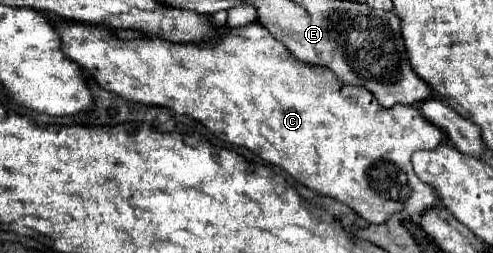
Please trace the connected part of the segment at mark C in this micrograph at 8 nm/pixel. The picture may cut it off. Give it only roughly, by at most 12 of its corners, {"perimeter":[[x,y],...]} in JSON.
{"perimeter":[[60,20],[102,88],[202,122],[372,224],[440,200],[416,106],[258,22],[216,44]]}

